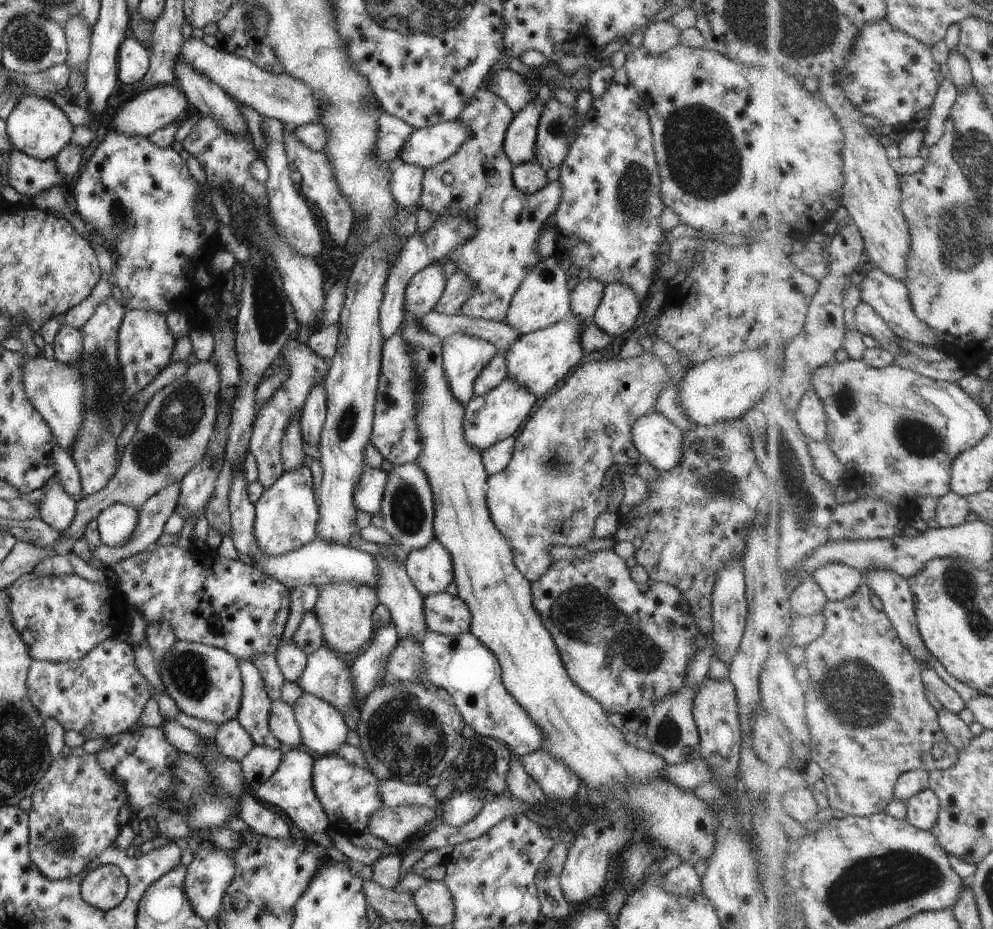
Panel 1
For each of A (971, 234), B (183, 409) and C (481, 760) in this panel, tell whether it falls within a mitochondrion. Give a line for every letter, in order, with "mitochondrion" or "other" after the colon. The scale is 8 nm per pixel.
A: mitochondrion
B: mitochondrion
C: mitochondrion

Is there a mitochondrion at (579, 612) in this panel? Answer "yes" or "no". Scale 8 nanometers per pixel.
yes

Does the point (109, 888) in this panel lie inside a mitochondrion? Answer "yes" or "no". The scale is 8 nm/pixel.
no

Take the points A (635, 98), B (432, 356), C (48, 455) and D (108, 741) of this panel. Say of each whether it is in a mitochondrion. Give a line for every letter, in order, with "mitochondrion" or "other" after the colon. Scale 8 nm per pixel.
A: other
B: other
C: other
D: other

